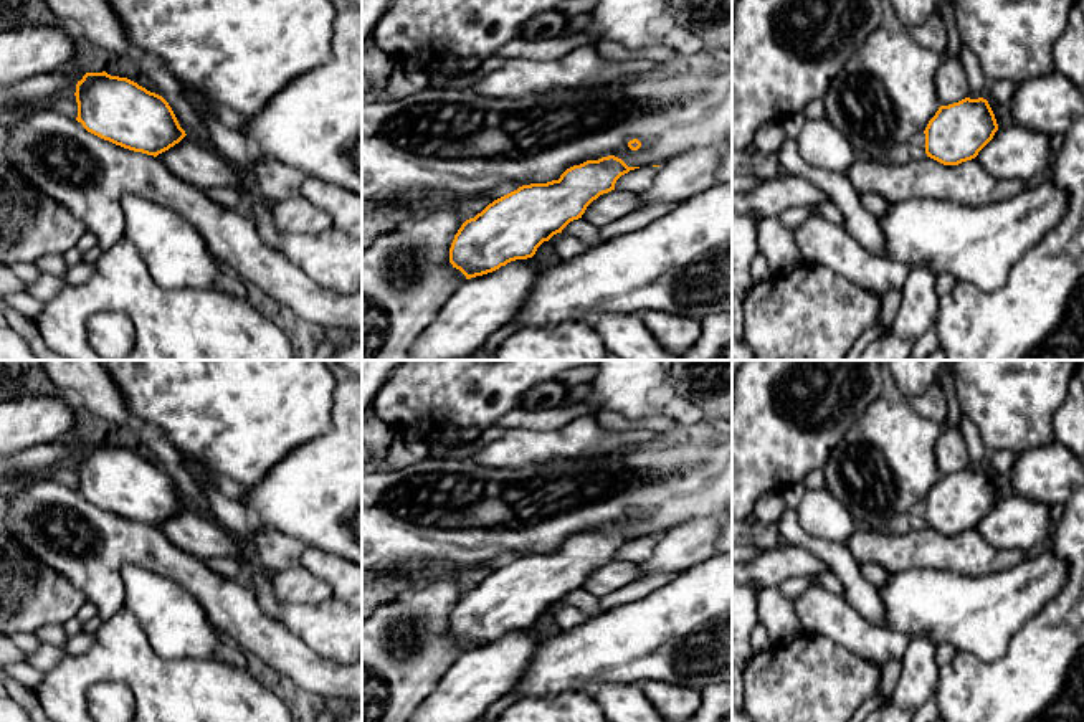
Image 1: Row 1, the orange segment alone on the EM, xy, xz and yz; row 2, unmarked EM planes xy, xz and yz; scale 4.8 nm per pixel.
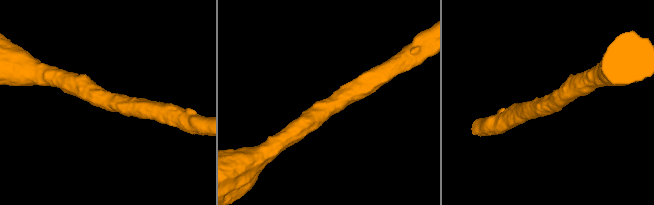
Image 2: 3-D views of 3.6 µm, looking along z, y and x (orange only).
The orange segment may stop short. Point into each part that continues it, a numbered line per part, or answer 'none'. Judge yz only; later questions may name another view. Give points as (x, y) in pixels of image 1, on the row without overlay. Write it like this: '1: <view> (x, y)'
1: yz (1015, 522)

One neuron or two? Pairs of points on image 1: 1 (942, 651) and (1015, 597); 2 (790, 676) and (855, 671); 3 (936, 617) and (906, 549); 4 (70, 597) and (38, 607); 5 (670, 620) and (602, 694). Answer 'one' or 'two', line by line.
1: two
2: one
3: two
4: one
5: two

